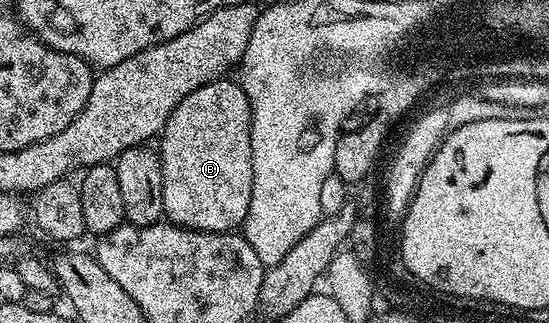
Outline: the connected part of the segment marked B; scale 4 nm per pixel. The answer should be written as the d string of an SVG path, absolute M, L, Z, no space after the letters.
M229 80L212 81L199 87L199 91L191 91L191 95L187 95L187 99L183 99L179 103L179 107L175 107L175 111L171 111L169 124L163 130L163 138L165 137L165 153L163 149L165 205L163 213L174 225L184 225L186 229L200 229L205 233L226 233L245 224L248 204L251 203L251 187L253 186L253 160L251 159L251 135L249 134L249 124L253 121L253 109L249 106L247 95L241 90L240 84L236 80Z

